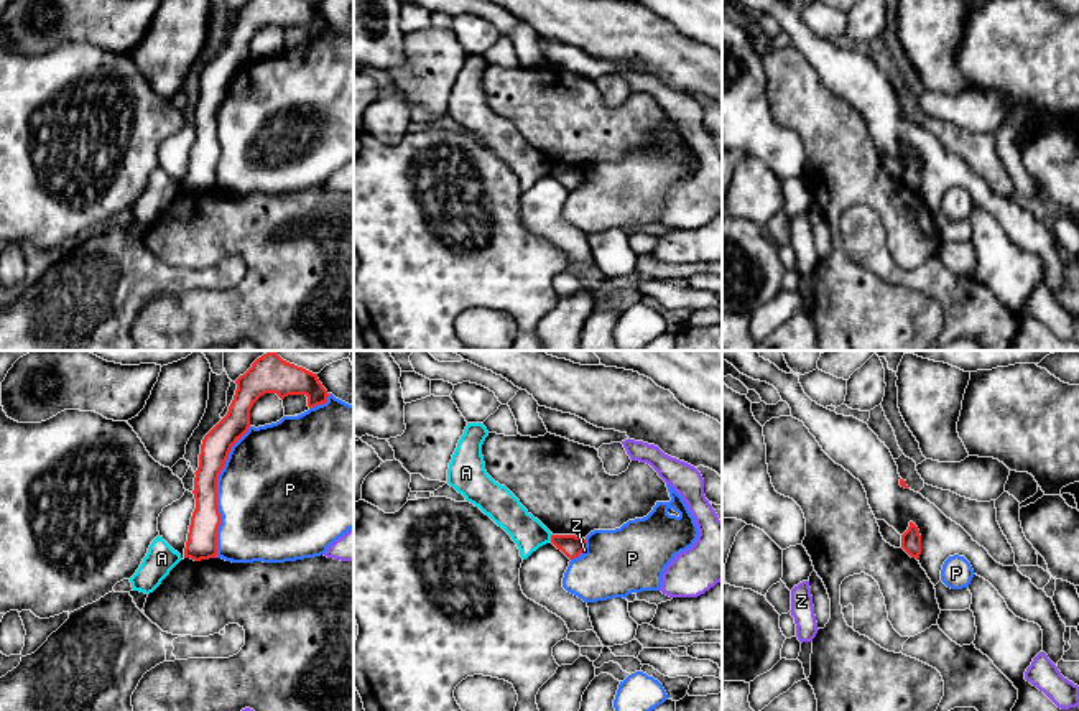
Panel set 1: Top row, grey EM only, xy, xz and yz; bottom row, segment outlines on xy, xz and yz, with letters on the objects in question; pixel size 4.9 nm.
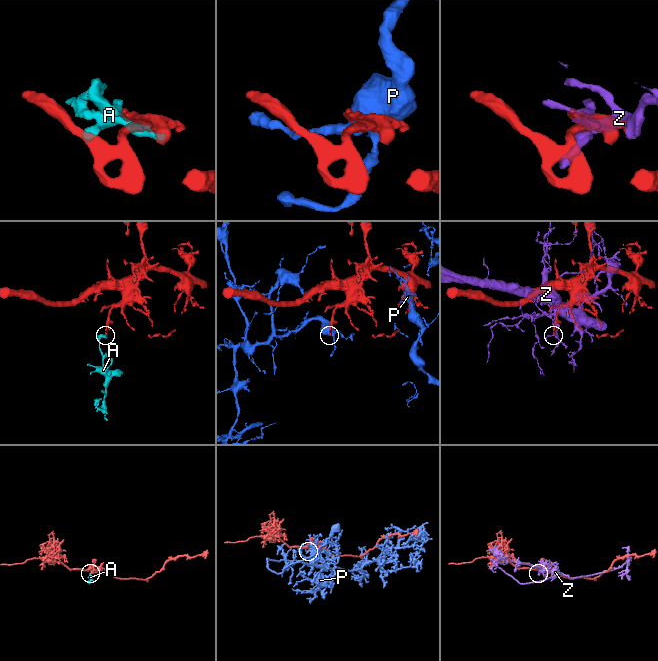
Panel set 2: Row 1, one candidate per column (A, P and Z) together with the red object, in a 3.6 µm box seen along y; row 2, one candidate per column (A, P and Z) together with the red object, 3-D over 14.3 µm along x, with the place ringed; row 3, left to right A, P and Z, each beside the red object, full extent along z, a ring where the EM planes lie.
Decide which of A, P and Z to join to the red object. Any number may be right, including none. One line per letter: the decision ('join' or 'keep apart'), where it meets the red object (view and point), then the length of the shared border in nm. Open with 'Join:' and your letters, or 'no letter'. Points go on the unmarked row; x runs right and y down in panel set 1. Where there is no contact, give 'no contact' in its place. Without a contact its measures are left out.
Join: no letter
A: keep apart | xz (551, 168) | 40 nm
P: keep apart | xy (216, 122) | 650 nm
Z: keep apart | xz (581, 183) | 50 nm

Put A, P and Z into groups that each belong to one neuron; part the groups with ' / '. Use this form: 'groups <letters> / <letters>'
groups A / P / Z

